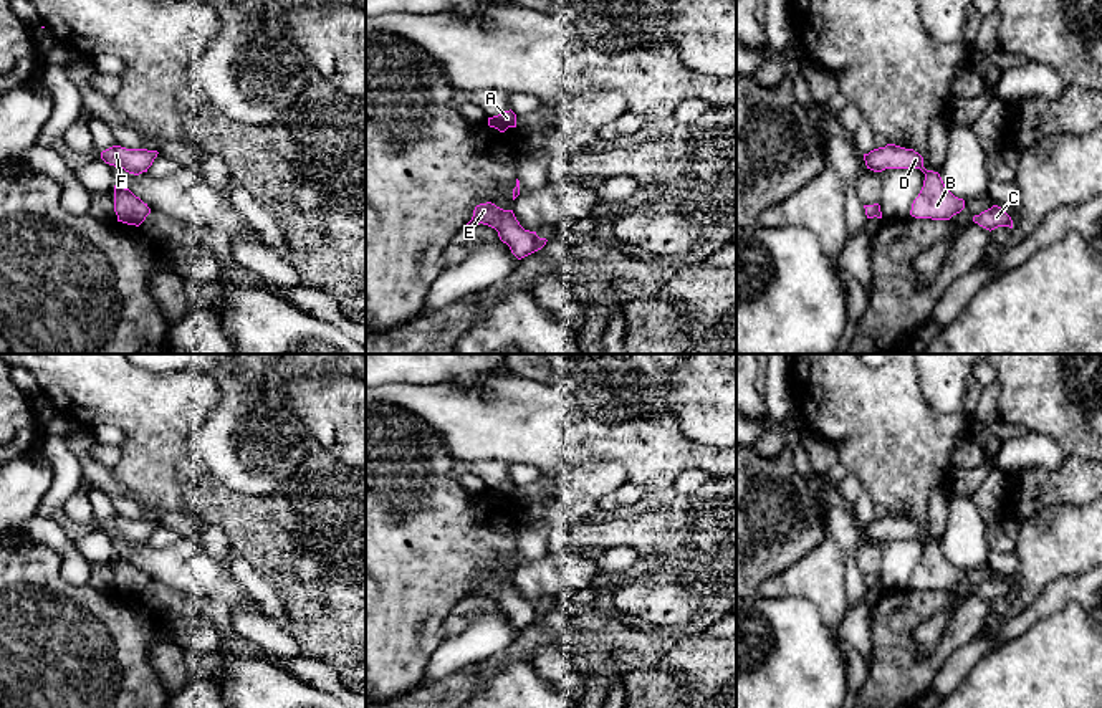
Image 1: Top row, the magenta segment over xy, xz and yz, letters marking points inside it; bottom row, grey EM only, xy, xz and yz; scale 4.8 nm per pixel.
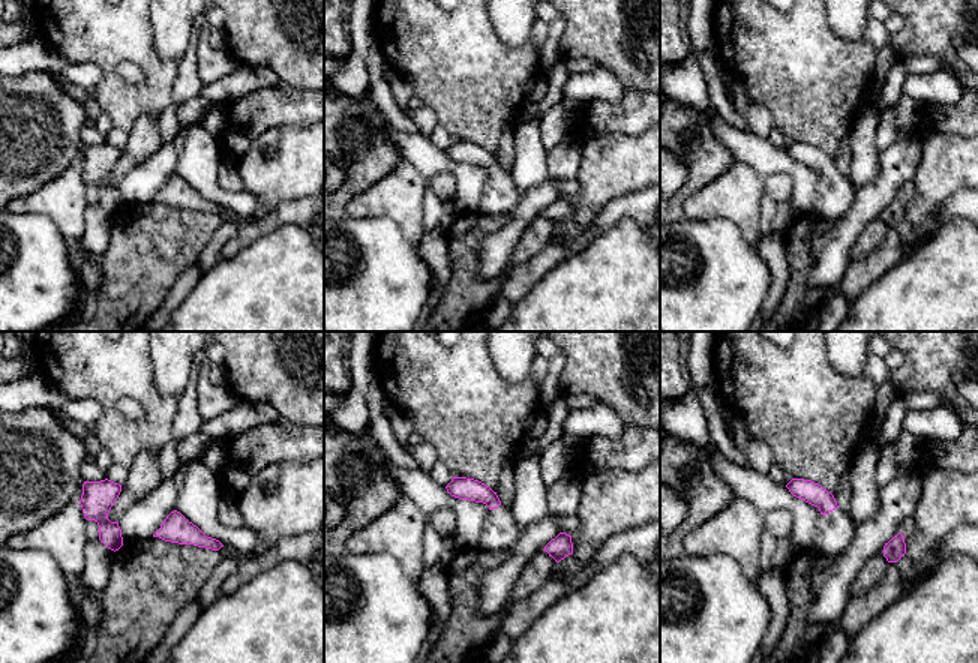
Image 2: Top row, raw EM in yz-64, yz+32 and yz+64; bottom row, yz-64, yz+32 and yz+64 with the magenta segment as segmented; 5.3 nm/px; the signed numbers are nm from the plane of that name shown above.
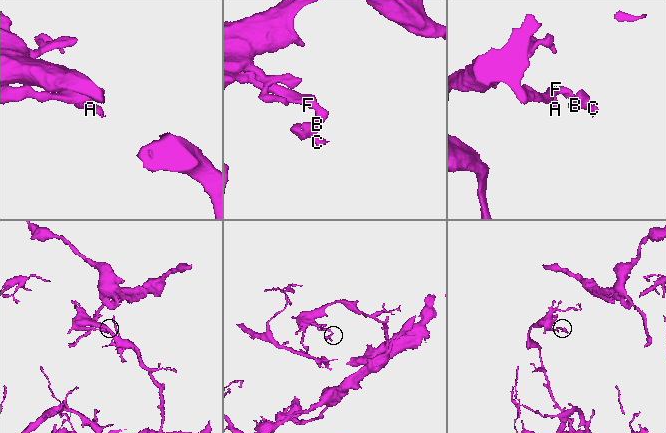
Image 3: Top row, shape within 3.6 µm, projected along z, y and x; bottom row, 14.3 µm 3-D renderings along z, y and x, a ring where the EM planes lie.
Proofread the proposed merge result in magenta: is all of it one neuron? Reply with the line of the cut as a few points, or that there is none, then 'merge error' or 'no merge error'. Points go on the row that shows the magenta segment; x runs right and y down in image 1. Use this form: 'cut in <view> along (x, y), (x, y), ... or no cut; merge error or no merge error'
no cut; no merge error

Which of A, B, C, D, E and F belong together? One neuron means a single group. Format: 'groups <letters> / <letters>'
groups A B C D E F

